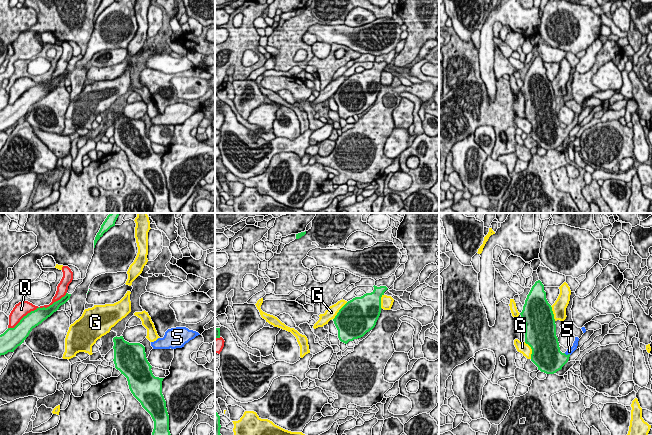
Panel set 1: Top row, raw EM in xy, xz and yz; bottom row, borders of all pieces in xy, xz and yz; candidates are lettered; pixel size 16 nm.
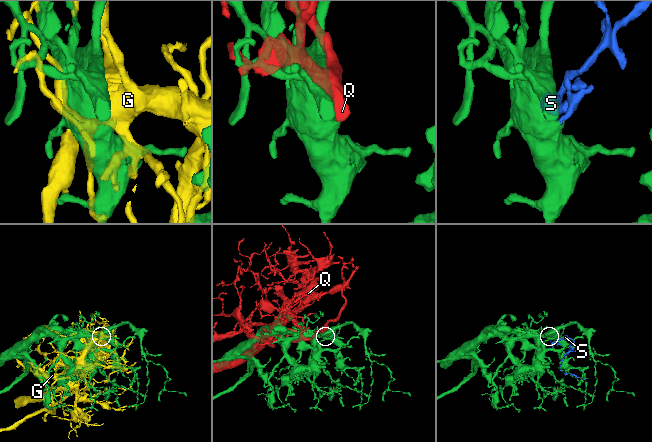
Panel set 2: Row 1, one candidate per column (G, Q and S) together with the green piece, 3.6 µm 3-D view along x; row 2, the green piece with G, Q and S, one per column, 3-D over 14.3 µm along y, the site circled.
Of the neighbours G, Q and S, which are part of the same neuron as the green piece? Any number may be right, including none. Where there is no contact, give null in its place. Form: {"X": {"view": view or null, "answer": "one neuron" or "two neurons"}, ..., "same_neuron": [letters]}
{"G": {"view": "yz", "answer": "two neurons"}, "Q": {"view": "xy", "answer": "two neurons"}, "S": {"view": "yz", "answer": "one neuron"}, "same_neuron": ["S"]}

